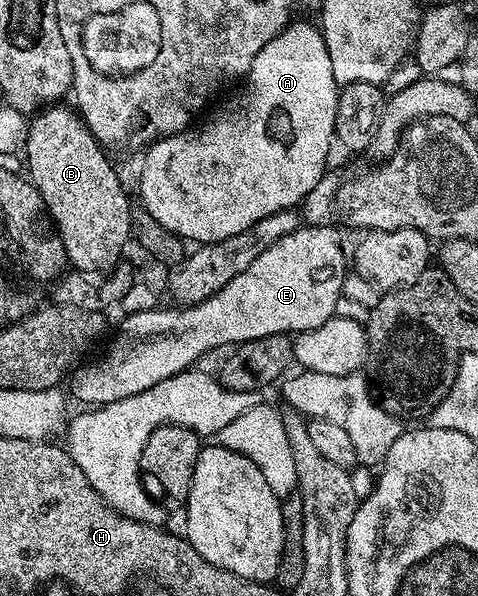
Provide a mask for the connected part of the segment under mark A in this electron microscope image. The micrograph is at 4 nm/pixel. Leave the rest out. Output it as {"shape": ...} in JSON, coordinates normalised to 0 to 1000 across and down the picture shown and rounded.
{"shape":[[[628,34],[607,37],[567,69],[550,74],[550,87],[542,87],[542,94],[533,94],[533,107],[525,107],[521,122],[508,133],[508,143],[513,146],[481,168],[479,180],[448,205],[433,206],[423,218],[397,215],[377,225],[331,230],[328,240],[305,255],[303,273],[295,279],[293,344],[303,346],[308,356],[316,356],[316,362],[324,362],[324,369],[333,369],[333,376],[341,376],[341,383],[358,383],[358,389],[366,389],[404,409],[475,403],[475,396],[492,396],[500,389],[542,376],[542,369],[567,362],[575,356],[628,347],[636,341],[638,331],[651,322],[651,315],[659,315],[659,309],[667,309],[667,302],[684,290],[680,270],[688,265],[688,238],[692,245],[692,233],[699,230],[697,216],[701,215],[709,146],[692,121],[692,94],[684,94],[684,74],[676,67],[669,49],[657,39],[653,44],[651,39],[628,37]]]}

